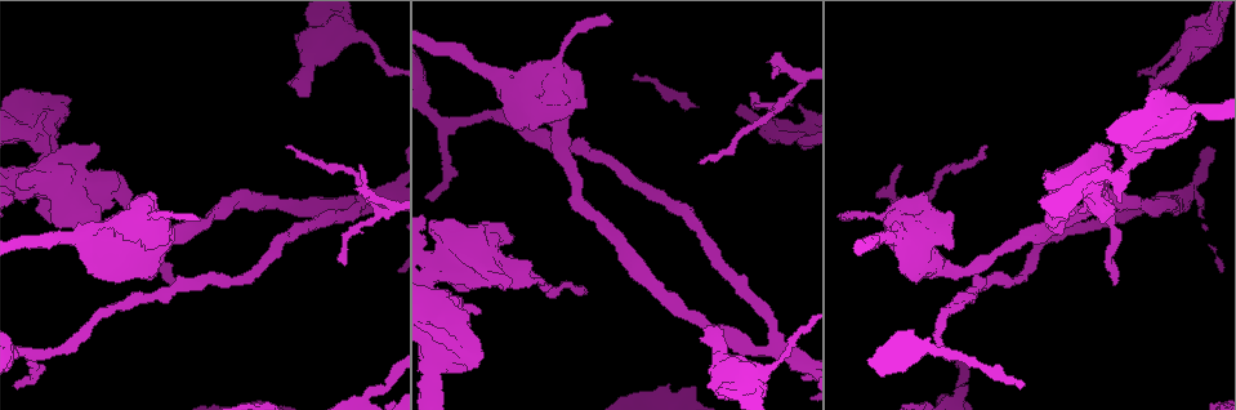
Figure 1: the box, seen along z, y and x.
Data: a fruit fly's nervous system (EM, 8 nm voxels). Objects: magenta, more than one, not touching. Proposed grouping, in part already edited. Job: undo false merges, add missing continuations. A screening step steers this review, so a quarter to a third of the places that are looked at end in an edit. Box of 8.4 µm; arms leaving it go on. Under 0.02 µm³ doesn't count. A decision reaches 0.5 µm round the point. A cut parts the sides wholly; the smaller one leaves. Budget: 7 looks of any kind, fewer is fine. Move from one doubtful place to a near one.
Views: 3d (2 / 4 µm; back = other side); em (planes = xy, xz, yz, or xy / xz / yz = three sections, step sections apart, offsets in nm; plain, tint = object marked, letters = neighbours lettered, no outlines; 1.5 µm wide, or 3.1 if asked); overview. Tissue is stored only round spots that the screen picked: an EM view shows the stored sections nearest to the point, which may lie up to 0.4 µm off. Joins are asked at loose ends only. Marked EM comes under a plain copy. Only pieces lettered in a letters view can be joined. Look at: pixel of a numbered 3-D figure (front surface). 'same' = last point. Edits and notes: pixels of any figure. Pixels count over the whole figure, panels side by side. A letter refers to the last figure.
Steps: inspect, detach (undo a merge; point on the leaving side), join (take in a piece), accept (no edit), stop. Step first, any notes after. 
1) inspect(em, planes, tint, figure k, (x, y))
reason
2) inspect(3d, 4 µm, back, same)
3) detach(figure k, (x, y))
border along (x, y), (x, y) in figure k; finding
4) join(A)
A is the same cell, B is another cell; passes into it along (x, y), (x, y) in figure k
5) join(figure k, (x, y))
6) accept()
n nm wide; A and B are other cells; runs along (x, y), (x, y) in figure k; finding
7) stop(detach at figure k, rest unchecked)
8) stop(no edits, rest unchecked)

inspect(em, yz, step 4, tint, figure 1, (716, 327))
branch stops here

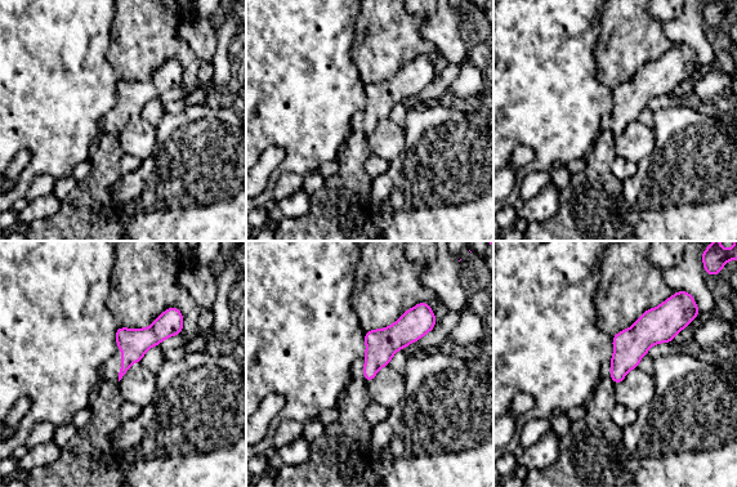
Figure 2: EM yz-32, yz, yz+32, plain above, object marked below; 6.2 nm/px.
inspect(em, xy, step 8, letters, same)

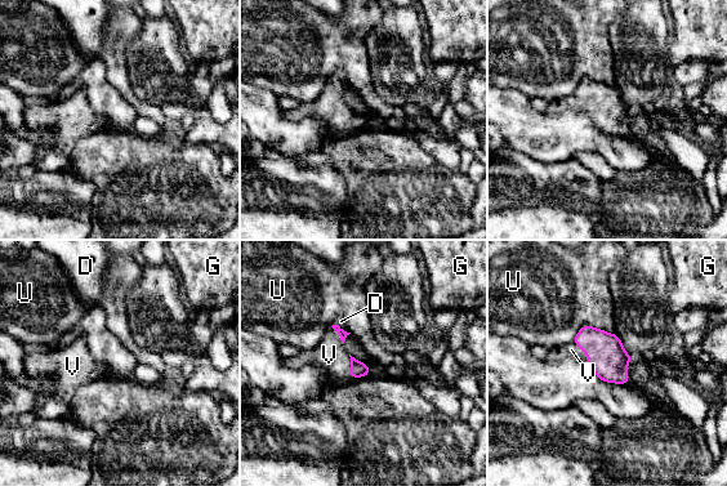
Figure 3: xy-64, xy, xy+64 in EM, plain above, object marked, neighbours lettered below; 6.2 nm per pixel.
join(V)
U touches over 280 nm; V is the same cell, D, G and U are other cells; passes into it along (606, 356), (583, 351), (571, 349) in figure 3; it goes on there

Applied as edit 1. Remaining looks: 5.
inspect(overview)
see it whole again

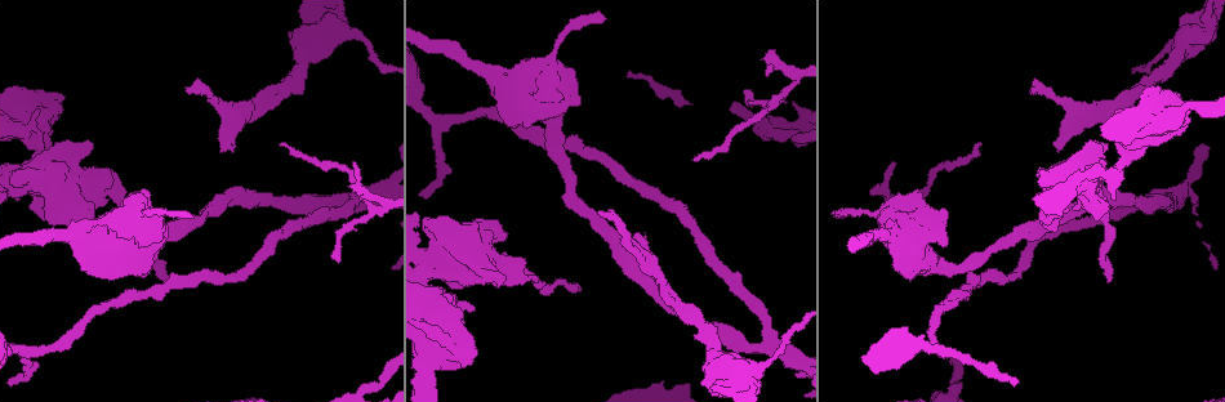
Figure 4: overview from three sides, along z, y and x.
inspect(3d, 4 µm, figure 4, (760, 345))
side arm on a straight run

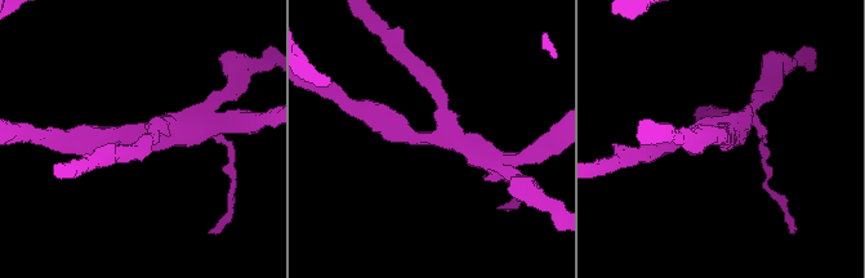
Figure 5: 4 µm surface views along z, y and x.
inspect(em, yz, step 8, tint, figure 5, (724, 126))
3 arms; arms of 220, 300, 320 nm

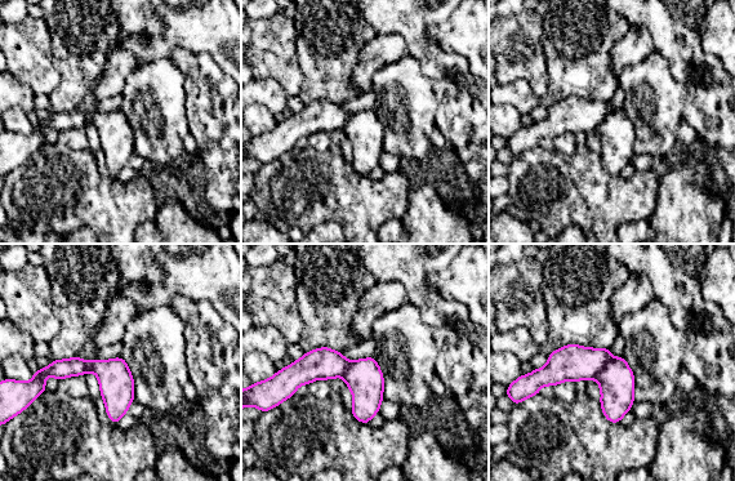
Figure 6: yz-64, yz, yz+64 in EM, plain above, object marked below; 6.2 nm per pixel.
inspect(em, planes, letters, same)
cut it another way

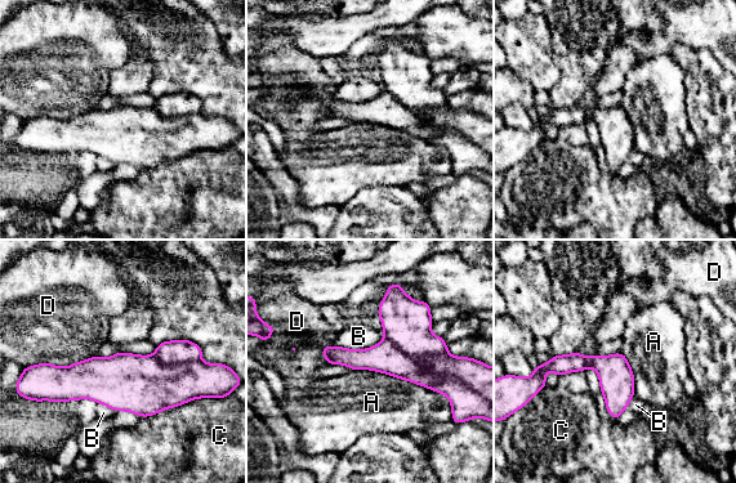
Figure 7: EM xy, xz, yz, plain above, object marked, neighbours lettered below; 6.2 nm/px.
detach(figure 7, (407, 323))
A, B, C and D are other cells; border along (384, 336), (419, 362), (447, 352) in figure 7; a second neuron is stuck on

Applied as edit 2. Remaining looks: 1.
inspect(em, planes, letters, figure 4, (1058, 151))
branch stops here

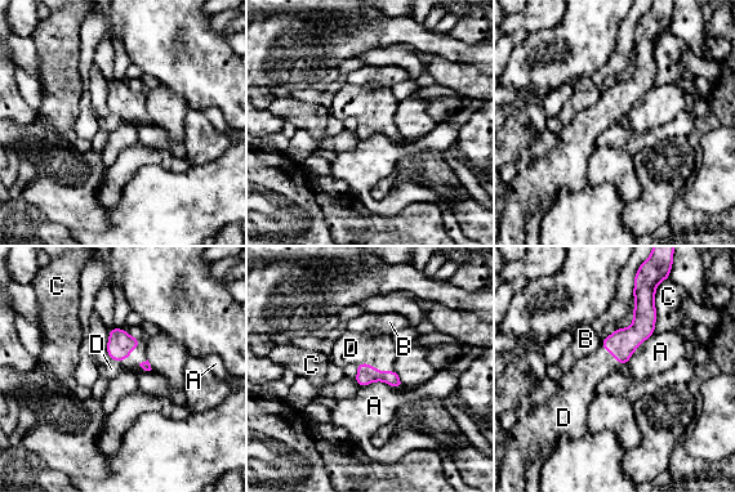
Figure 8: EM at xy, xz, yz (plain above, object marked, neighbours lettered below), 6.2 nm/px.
join(D)
D is the same cell, A, B and C are other cells; passes into it along (366, 374), (374, 367), (375, 349) in figure 8; the neuron continues

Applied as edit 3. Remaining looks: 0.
stop(join at figure 3, detach at figure 7, join at figure 8, rest unchecked)

